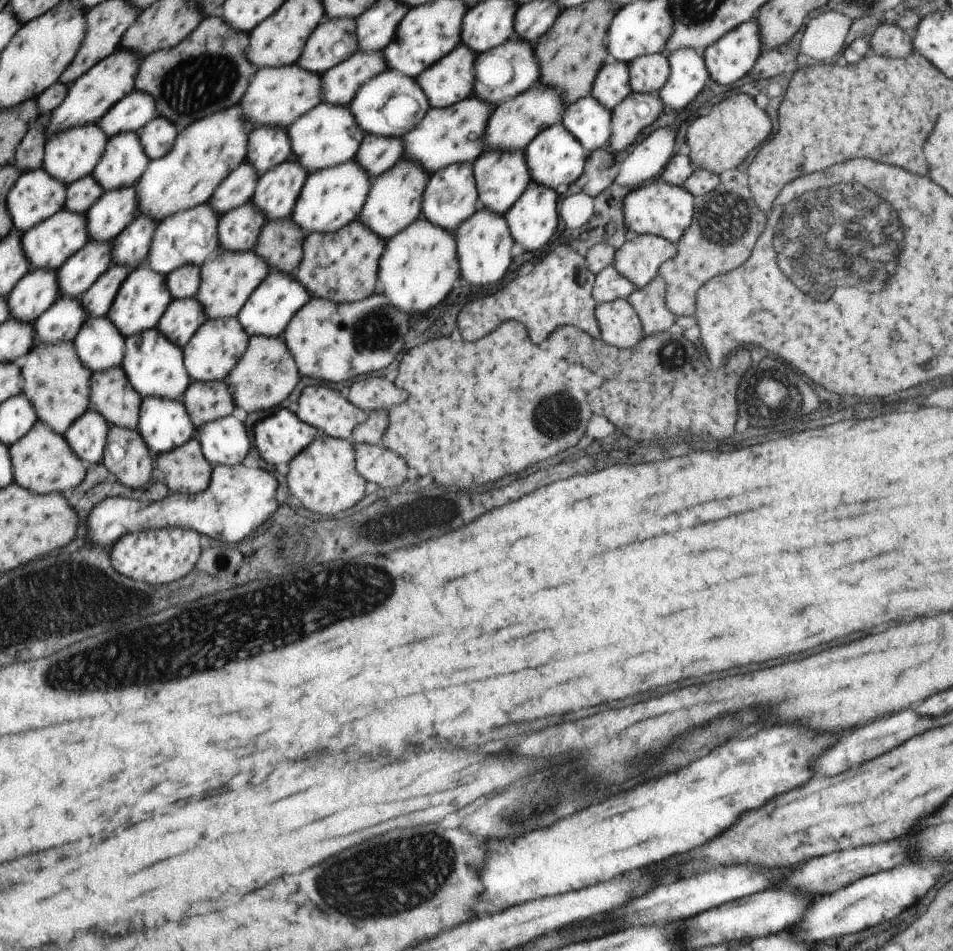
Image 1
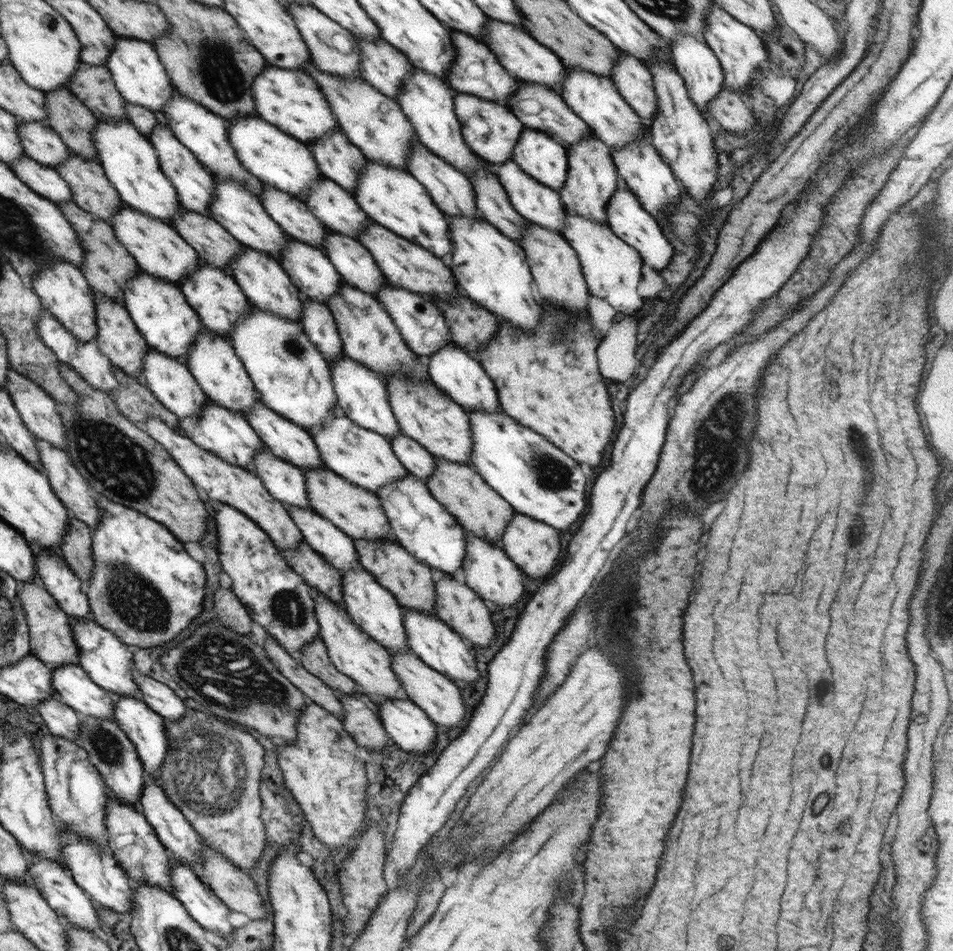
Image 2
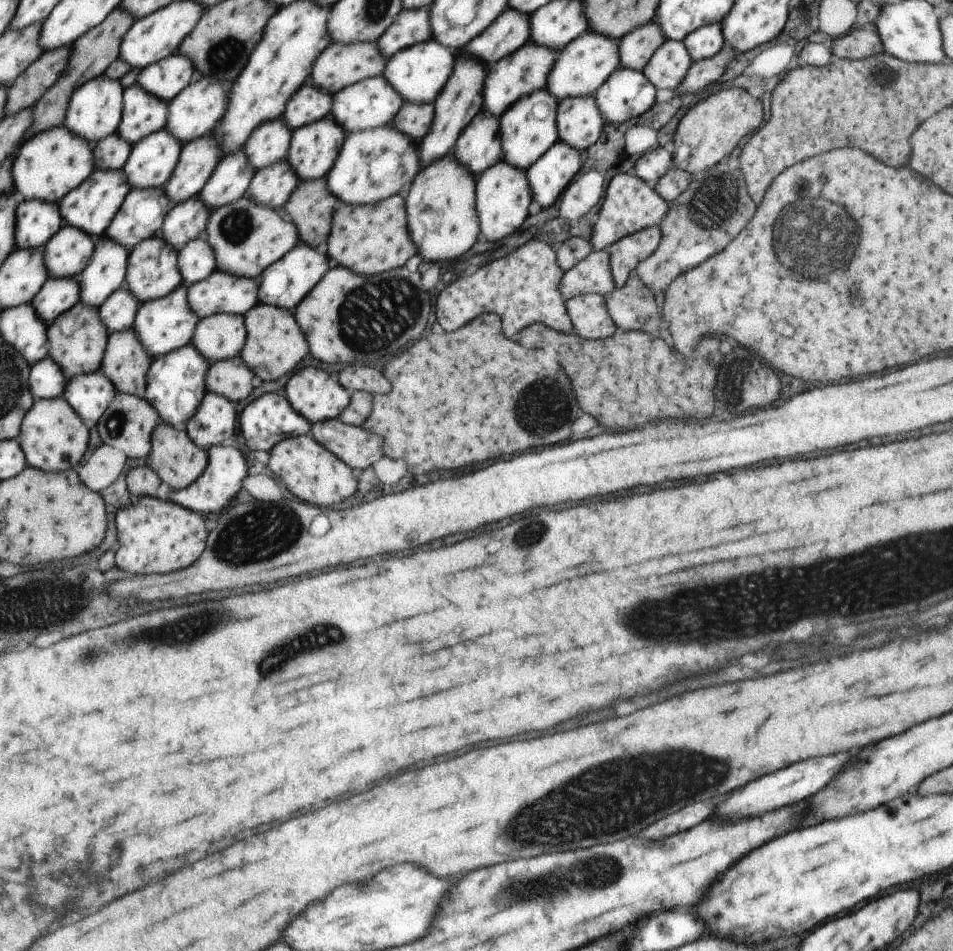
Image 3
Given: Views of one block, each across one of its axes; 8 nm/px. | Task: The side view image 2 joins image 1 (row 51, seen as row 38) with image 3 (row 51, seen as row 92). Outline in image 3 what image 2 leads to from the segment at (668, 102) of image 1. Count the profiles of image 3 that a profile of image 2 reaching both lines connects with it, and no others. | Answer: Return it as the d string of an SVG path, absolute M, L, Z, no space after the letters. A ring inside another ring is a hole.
M719 23L706 25L691 32L683 43L693 61L714 56L725 44L723 30Z

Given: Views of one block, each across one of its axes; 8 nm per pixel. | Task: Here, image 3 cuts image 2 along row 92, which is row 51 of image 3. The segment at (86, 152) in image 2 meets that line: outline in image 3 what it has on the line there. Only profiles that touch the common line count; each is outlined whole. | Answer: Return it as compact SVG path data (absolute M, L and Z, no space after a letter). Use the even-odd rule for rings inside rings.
M68 46L44 51L40 58L21 72L7 88L5 116L34 107L66 70L72 50L72 46Z

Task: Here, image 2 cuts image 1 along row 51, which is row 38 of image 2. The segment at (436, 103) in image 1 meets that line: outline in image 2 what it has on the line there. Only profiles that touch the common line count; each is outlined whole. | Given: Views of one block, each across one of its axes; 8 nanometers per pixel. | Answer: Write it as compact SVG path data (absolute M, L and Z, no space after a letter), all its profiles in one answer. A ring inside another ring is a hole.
M450 29L452 45L456 49L456 58L452 60L452 68L448 74L449 85L458 93L472 94L508 107L508 100L518 90L518 78L511 75L496 58L496 55L486 44L474 40L468 34L455 29Z

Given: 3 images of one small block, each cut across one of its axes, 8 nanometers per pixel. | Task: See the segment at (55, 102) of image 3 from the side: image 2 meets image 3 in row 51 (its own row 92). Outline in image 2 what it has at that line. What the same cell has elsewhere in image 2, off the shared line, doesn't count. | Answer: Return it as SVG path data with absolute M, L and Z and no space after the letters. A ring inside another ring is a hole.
M80 62L79 69L70 78L66 88L76 94L100 119L129 120L124 105L126 100L119 93L111 70L106 66Z

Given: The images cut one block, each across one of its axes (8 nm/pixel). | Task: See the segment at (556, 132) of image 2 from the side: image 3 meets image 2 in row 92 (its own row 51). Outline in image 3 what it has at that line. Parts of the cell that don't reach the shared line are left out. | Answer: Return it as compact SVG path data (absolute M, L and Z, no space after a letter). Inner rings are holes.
M530 40L516 52L495 62L492 65L492 70L488 72L485 78L483 111L500 118L507 107L514 104L522 95L526 96L530 92L546 88L548 75L557 56L558 52L556 50Z

